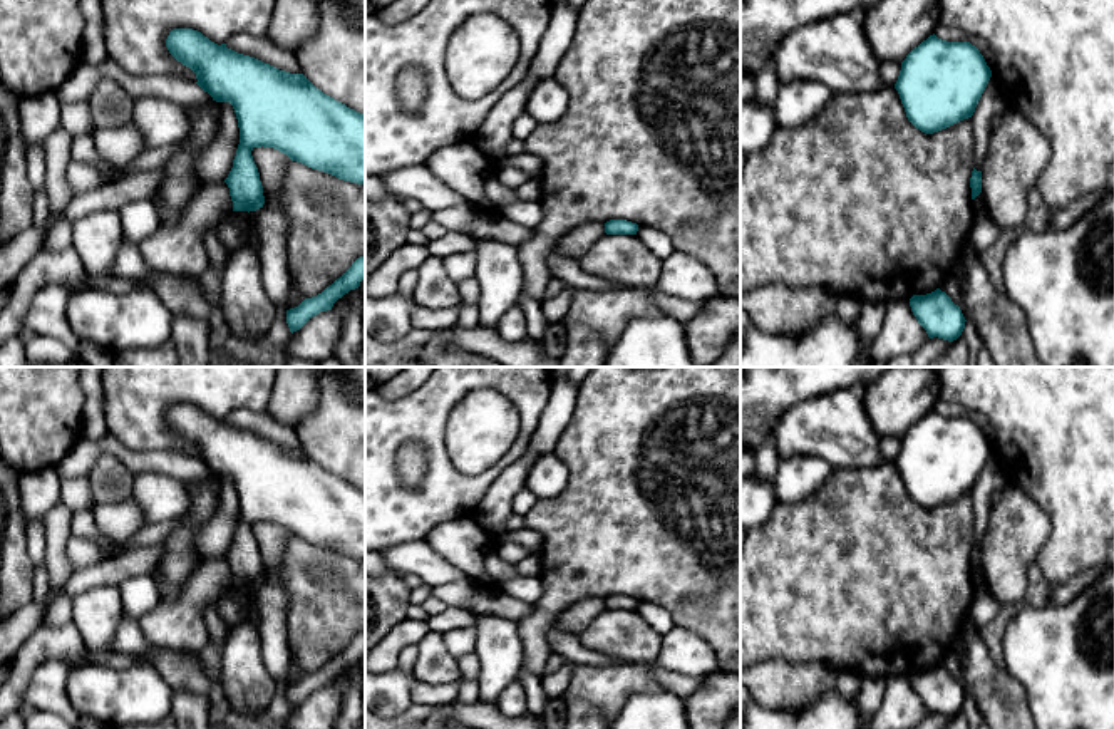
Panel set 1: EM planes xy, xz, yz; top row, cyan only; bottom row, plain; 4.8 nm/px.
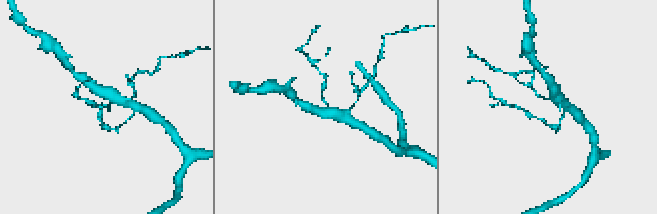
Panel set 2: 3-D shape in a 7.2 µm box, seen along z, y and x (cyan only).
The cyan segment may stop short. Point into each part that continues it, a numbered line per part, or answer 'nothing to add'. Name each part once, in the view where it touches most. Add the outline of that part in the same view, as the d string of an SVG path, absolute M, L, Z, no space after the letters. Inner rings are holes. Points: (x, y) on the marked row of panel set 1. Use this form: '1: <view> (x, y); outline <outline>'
nothing to add

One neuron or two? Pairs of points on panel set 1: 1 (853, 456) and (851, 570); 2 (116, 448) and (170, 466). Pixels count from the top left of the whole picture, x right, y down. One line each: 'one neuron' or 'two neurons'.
1: two neurons
2: one neuron

